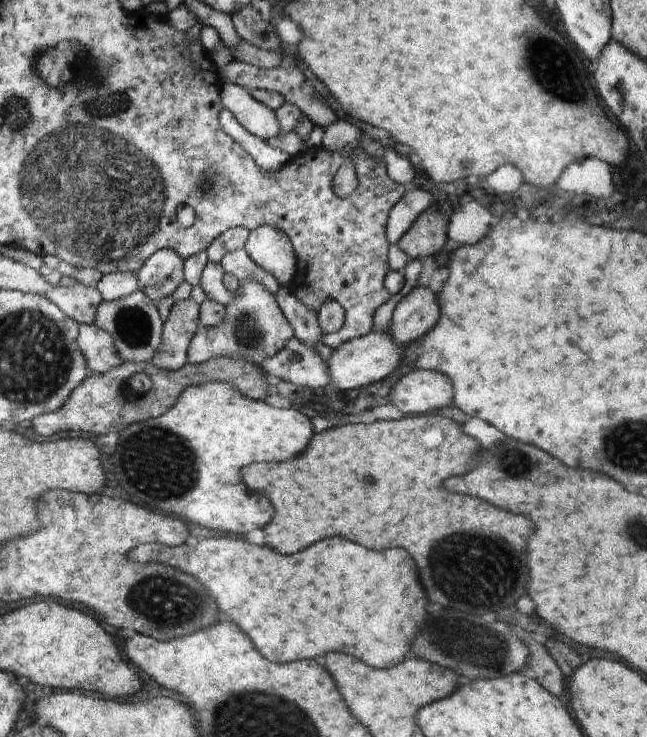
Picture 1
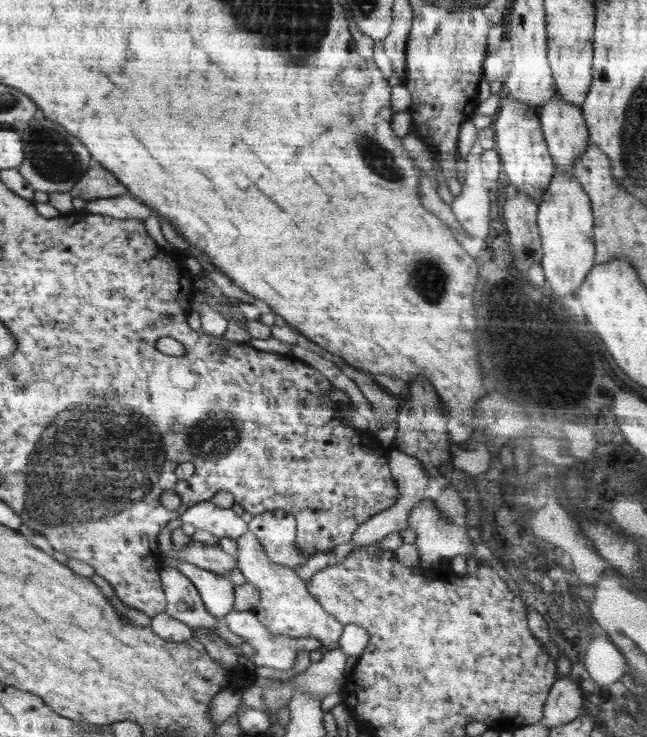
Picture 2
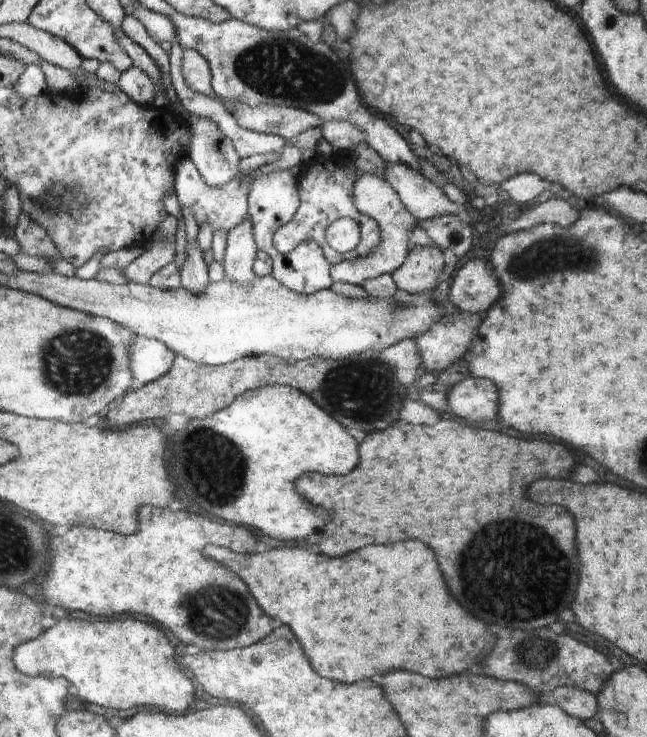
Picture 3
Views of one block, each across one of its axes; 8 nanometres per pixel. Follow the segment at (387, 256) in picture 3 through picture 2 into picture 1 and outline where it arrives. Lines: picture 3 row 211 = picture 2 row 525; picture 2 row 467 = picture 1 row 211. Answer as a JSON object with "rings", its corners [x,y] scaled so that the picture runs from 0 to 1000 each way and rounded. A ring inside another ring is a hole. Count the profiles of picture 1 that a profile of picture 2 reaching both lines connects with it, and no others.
{"rings":[[[648,255],[629,256],[621,271],[614,274],[601,288],[595,307],[597,323],[601,331],[614,328],[634,312],[640,300],[662,282],[672,267]]]}

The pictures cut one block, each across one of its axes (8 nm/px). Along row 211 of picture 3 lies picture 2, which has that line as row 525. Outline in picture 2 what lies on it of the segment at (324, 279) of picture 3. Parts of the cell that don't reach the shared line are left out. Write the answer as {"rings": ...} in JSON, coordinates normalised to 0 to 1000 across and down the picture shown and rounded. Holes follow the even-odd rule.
{"rings":[[[414,692],[391,699],[382,715],[420,761],[457,773],[476,758],[457,742],[457,701],[451,696]]]}

